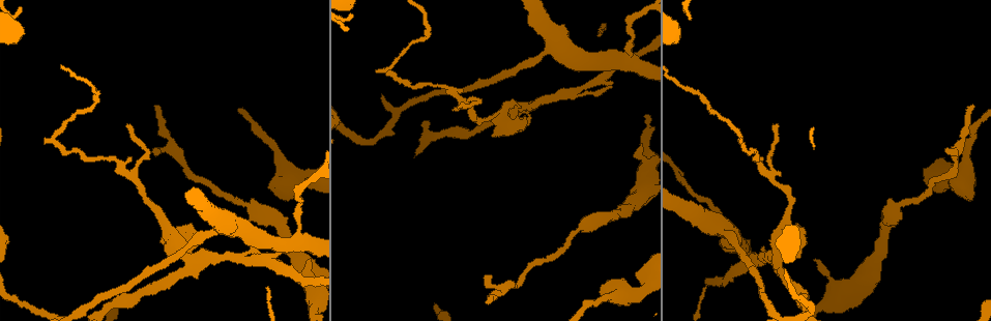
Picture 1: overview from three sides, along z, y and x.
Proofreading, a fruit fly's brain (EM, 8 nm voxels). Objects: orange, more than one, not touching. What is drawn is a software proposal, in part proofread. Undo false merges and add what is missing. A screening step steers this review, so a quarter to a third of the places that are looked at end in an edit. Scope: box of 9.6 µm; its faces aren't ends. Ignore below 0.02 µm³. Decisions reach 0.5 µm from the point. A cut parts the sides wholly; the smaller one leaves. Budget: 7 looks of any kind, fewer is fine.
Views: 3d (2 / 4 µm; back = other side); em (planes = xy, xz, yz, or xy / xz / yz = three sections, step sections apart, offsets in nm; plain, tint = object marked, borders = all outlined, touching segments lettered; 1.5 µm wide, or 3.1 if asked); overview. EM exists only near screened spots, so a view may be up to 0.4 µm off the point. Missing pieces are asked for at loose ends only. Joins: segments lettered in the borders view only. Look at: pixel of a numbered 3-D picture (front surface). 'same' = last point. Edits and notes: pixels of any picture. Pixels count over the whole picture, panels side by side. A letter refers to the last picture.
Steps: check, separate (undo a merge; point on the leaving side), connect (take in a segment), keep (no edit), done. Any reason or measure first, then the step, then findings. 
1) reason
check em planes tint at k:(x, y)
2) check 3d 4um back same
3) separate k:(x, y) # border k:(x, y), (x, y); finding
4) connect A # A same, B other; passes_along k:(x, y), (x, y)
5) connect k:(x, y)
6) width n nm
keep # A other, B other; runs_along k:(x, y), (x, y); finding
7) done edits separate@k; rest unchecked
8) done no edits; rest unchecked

abrupt turn
check 3d 4um at 1:(56, 140)

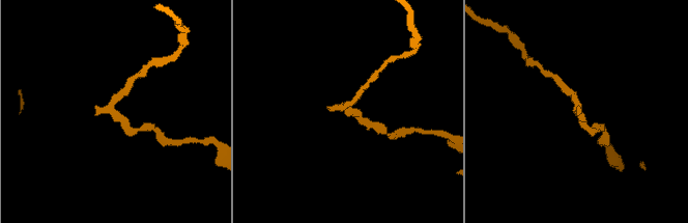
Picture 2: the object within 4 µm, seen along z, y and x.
check em planes borders at 2:(111, 110)

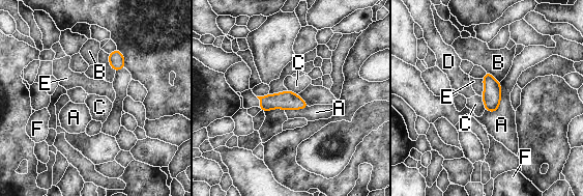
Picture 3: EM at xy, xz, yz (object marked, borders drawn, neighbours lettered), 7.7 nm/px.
longest_contact A 260 nm
keep # A other, B other, C other, D other, E other, F other; border 3:(483, 79), (482, 96); all the same neuron

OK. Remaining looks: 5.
an open end
check em xy step 4 borders at 1:(680, 37)

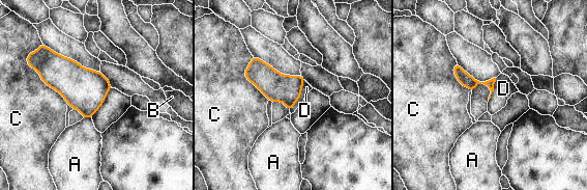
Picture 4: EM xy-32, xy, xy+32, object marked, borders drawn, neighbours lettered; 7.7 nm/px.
keep # A other, B other, C other, D other; runs_along 4:(456, 69), (469, 82), (491, 85); none of them fits

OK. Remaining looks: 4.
an open end
check 3d 4um at 1:(486, 303)

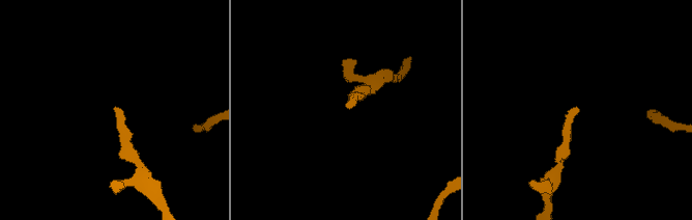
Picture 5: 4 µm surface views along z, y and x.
shape alone is not enough
check em planes borders at 5:(349, 109)

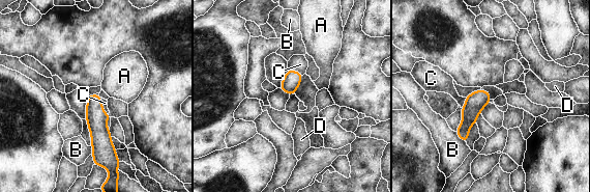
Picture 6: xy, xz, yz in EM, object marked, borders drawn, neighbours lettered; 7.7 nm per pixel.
width 140 nm
connect C # A other, B other, C same, D other; passes_along 6:(96, 118), (102, 107), (105, 103); the neuron continues

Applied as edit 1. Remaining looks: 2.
done edits connect@6; rest unchecked

